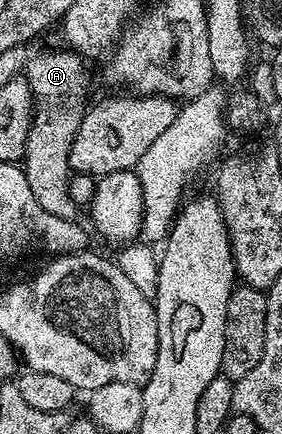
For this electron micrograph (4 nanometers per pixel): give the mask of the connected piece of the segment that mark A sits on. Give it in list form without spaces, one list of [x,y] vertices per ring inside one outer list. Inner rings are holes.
[[[63,49],[64,51],[44,51],[38,54],[36,57],[34,55],[29,56],[27,58],[27,64],[24,68],[24,75],[27,79],[27,82],[30,84],[30,91],[35,95],[35,113],[34,113],[34,122],[31,124],[29,131],[29,139],[26,142],[26,153],[23,160],[23,171],[28,177],[28,185],[31,186],[32,195],[36,198],[36,201],[40,202],[40,207],[48,211],[48,213],[52,213],[53,216],[64,217],[65,219],[74,219],[78,212],[78,206],[75,204],[71,195],[68,193],[68,187],[70,183],[70,178],[72,176],[72,172],[70,169],[70,153],[72,147],[72,141],[75,140],[75,135],[79,131],[80,121],[86,115],[88,110],[88,93],[90,91],[90,77],[88,75],[87,69],[84,67],[85,62],[82,56],[75,53],[71,49]]]

